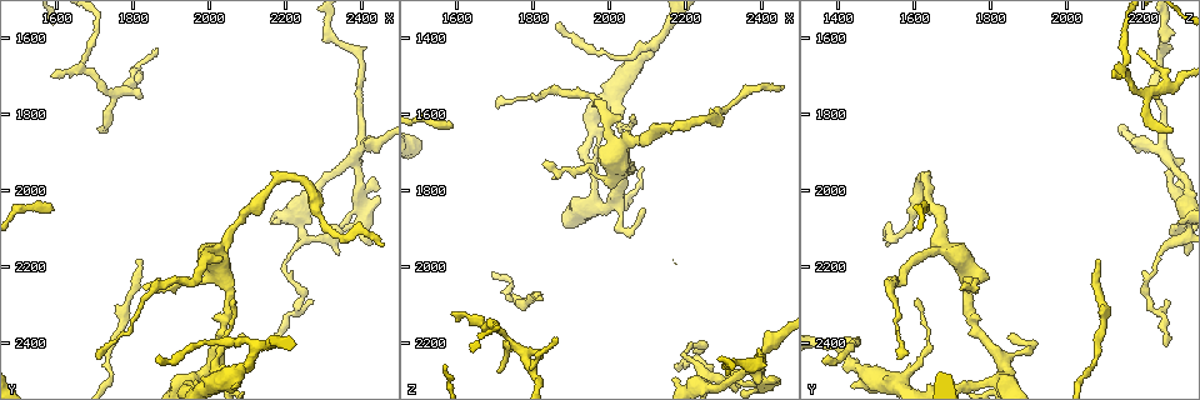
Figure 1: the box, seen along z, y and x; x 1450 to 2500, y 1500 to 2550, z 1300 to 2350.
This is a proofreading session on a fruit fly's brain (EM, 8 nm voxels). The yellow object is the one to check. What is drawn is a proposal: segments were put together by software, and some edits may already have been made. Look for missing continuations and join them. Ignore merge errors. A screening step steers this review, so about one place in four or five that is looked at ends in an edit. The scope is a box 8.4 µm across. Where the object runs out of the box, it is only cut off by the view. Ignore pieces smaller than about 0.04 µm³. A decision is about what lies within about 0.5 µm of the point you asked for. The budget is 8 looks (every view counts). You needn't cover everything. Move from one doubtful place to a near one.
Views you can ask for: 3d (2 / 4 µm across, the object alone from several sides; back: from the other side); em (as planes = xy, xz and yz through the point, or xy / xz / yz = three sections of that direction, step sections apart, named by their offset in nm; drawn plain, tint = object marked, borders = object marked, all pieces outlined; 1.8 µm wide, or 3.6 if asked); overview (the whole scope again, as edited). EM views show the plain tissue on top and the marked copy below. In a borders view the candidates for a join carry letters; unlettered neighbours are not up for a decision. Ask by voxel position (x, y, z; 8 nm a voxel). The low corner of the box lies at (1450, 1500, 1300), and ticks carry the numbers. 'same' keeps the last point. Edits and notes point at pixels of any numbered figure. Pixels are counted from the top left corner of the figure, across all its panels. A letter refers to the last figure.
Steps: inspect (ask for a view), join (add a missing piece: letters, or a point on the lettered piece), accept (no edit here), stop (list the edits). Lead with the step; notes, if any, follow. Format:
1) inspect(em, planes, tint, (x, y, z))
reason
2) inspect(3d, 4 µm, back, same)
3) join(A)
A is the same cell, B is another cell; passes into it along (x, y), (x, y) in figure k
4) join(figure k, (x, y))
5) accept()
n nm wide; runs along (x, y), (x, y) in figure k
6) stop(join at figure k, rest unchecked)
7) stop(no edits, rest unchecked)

inspect(em, yz, step 4, borders, (2265, 2295, 2275))
thin end

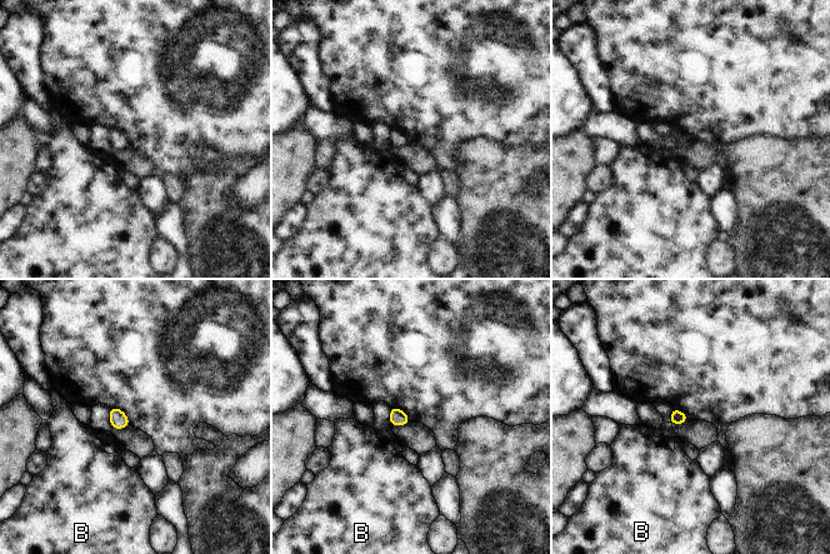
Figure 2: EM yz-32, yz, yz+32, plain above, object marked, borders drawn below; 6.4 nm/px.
inspect(em, planes, borders, same)

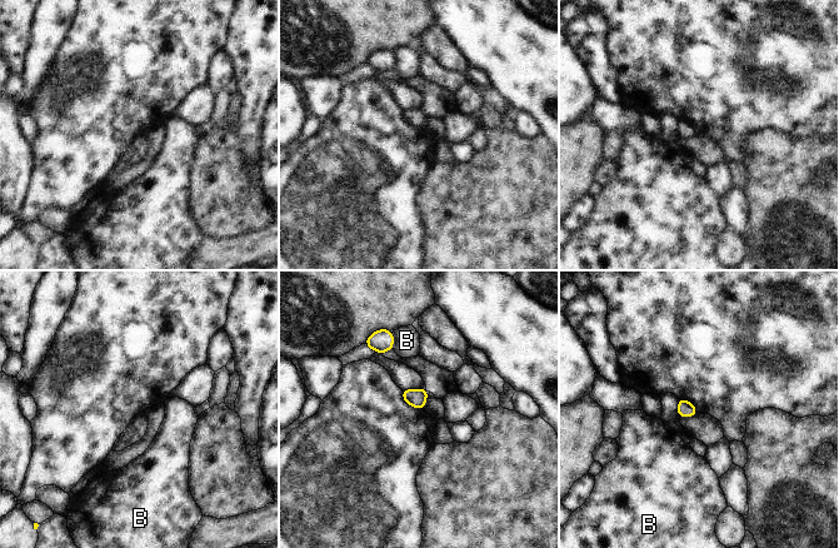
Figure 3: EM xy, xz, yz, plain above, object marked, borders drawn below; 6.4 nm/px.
accept()
100 nm wide; B is another cell; none of them fits

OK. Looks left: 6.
inspect(em, planes, borders, (2090, 2375, 1845))
tapers out

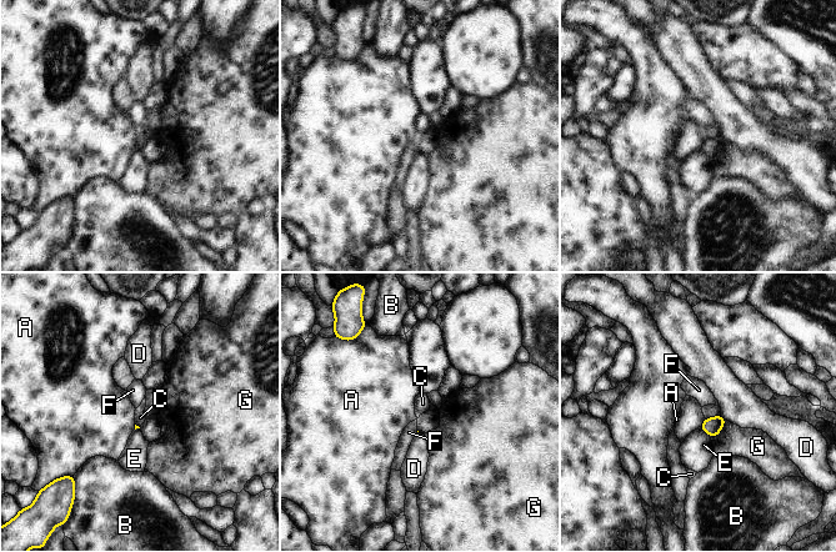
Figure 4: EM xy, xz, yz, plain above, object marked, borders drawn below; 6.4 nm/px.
accept()
G touches over 160 nm; A, B, C, D, E, F and G are other cells; border along (705, 418), (700, 426) in figure 4; no lettered piece goes on from it

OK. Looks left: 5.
inspect(em, planes, borders, (1865, 1625, 2205))
branch stops here

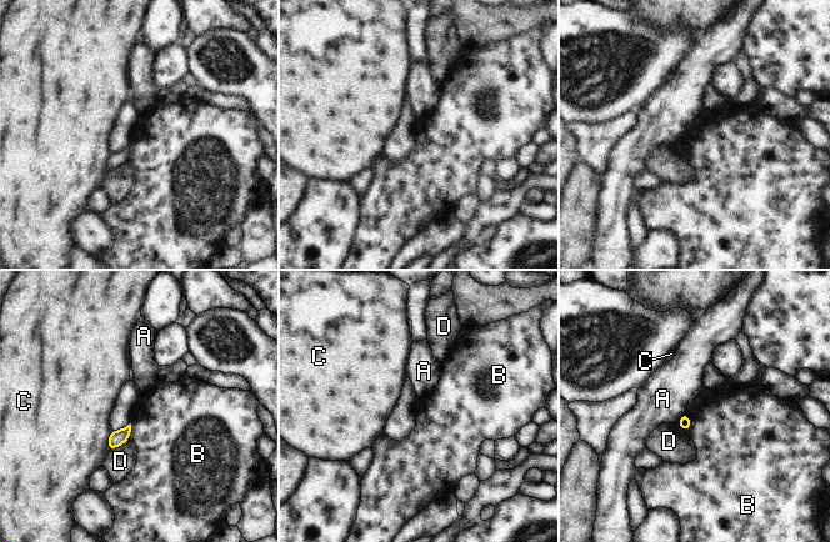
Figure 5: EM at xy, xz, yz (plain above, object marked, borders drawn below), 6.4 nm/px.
accept()
A, B, C and D are other cells; border along (688, 412), (690, 426), (685, 431) in figure 5; none of them fits

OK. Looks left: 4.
stop(no edits, rest unchecked)

